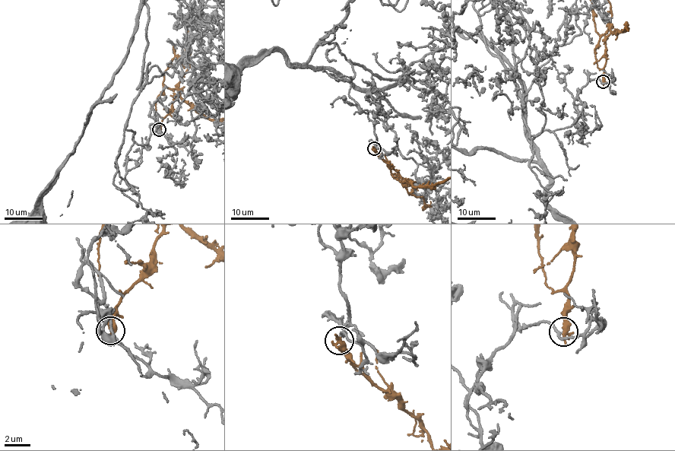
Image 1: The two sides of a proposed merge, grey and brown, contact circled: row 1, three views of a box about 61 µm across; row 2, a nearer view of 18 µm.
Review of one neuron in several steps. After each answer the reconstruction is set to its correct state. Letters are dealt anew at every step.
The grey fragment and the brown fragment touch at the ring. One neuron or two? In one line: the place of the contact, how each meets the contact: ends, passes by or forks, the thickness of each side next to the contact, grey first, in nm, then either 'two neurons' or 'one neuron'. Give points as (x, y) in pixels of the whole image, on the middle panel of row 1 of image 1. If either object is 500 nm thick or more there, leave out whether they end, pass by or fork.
(374, 148) | 170/500 nm | two neurons

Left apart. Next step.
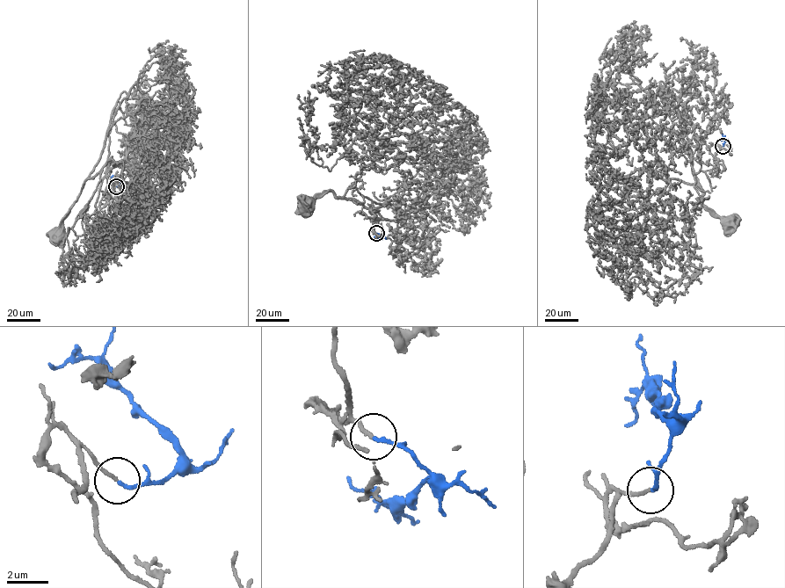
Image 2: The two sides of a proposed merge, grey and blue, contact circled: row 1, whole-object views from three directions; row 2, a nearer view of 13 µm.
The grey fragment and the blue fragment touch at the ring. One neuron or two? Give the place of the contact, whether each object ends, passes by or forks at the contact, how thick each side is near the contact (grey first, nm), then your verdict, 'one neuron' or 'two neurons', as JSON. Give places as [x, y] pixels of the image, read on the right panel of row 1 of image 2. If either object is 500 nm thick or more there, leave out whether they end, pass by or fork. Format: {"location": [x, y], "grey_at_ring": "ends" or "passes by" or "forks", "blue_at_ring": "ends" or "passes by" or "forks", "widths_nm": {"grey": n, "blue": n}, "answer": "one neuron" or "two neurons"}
{"location": [723, 146], "grey_at_ring": "ends", "blue_at_ring": "ends", "widths_nm": {"grey": 150, "blue": 170}, "answer": "one neuron"}

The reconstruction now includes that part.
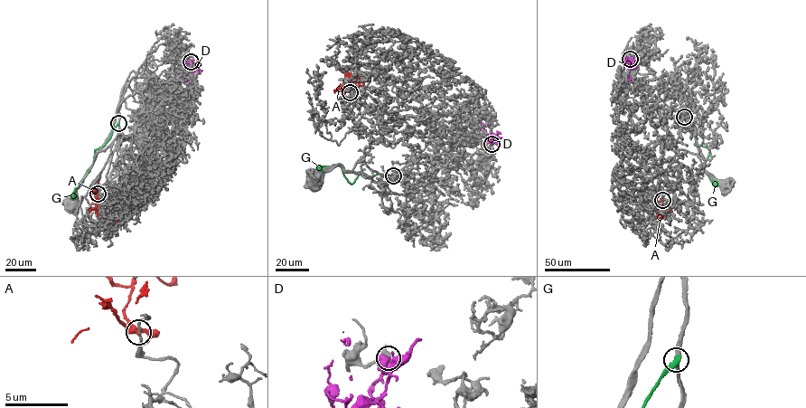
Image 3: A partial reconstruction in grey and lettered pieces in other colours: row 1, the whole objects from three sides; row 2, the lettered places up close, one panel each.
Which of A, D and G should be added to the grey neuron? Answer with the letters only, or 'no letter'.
D

